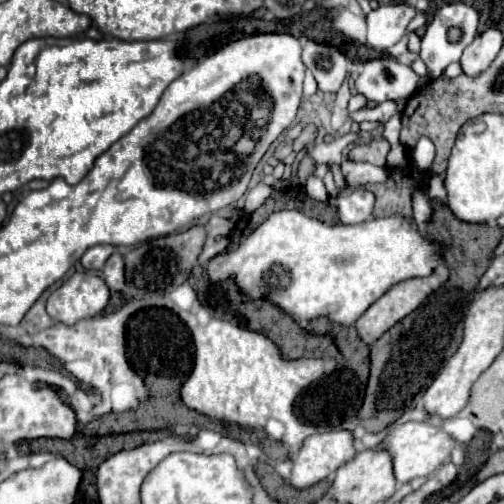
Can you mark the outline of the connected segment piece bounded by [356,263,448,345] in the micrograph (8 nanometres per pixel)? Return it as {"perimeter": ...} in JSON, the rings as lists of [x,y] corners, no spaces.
{"perimeter":[[[442,263],[438,265],[432,275],[428,277],[420,277],[420,279],[408,279],[408,281],[402,281],[402,283],[396,283],[392,289],[388,289],[376,303],[372,303],[366,313],[356,321],[356,329],[358,329],[358,335],[360,339],[366,343],[366,345],[372,345],[378,337],[382,337],[392,325],[396,325],[398,321],[402,321],[408,313],[412,313],[432,291],[436,291],[444,281],[448,279],[448,267]]]}

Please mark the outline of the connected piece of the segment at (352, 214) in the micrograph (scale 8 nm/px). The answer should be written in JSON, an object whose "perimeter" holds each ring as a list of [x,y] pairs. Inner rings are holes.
{"perimeter":[[[356,189],[348,195],[338,195],[334,201],[338,221],[342,225],[354,225],[366,221],[372,215],[372,205],[374,205],[374,195],[366,189]]]}

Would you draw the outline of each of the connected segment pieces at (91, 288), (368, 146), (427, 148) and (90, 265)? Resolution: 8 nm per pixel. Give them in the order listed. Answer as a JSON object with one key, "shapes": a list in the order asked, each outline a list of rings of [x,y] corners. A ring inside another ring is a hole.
{"shapes":[[[[74,273],[50,297],[46,311],[54,321],[74,325],[80,319],[96,317],[110,299],[110,291],[100,275]]],[[[374,139],[370,143],[364,143],[364,145],[356,145],[348,159],[352,161],[368,161],[372,165],[382,165],[382,167],[388,167],[386,165],[386,155],[390,151],[390,145],[388,143],[374,143]]],[[[421,138],[414,149],[411,157],[414,165],[421,171],[427,171],[433,163],[435,157],[435,145],[428,138]]],[[[96,245],[96,247],[90,247],[90,249],[82,255],[80,263],[82,263],[82,267],[88,269],[88,271],[100,271],[100,269],[104,267],[104,263],[108,261],[108,257],[112,255],[112,251],[114,251],[112,245]]]]}

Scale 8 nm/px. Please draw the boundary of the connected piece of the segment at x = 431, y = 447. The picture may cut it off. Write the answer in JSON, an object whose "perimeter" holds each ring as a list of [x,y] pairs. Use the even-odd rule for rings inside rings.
{"perimeter":[[[408,421],[404,425],[394,425],[390,427],[388,437],[380,443],[382,449],[386,449],[388,453],[392,453],[392,469],[394,469],[394,477],[398,483],[408,483],[416,477],[428,477],[432,475],[442,463],[448,461],[452,449],[458,443],[446,435],[446,431],[436,425],[436,423],[418,423],[418,421]]]}

